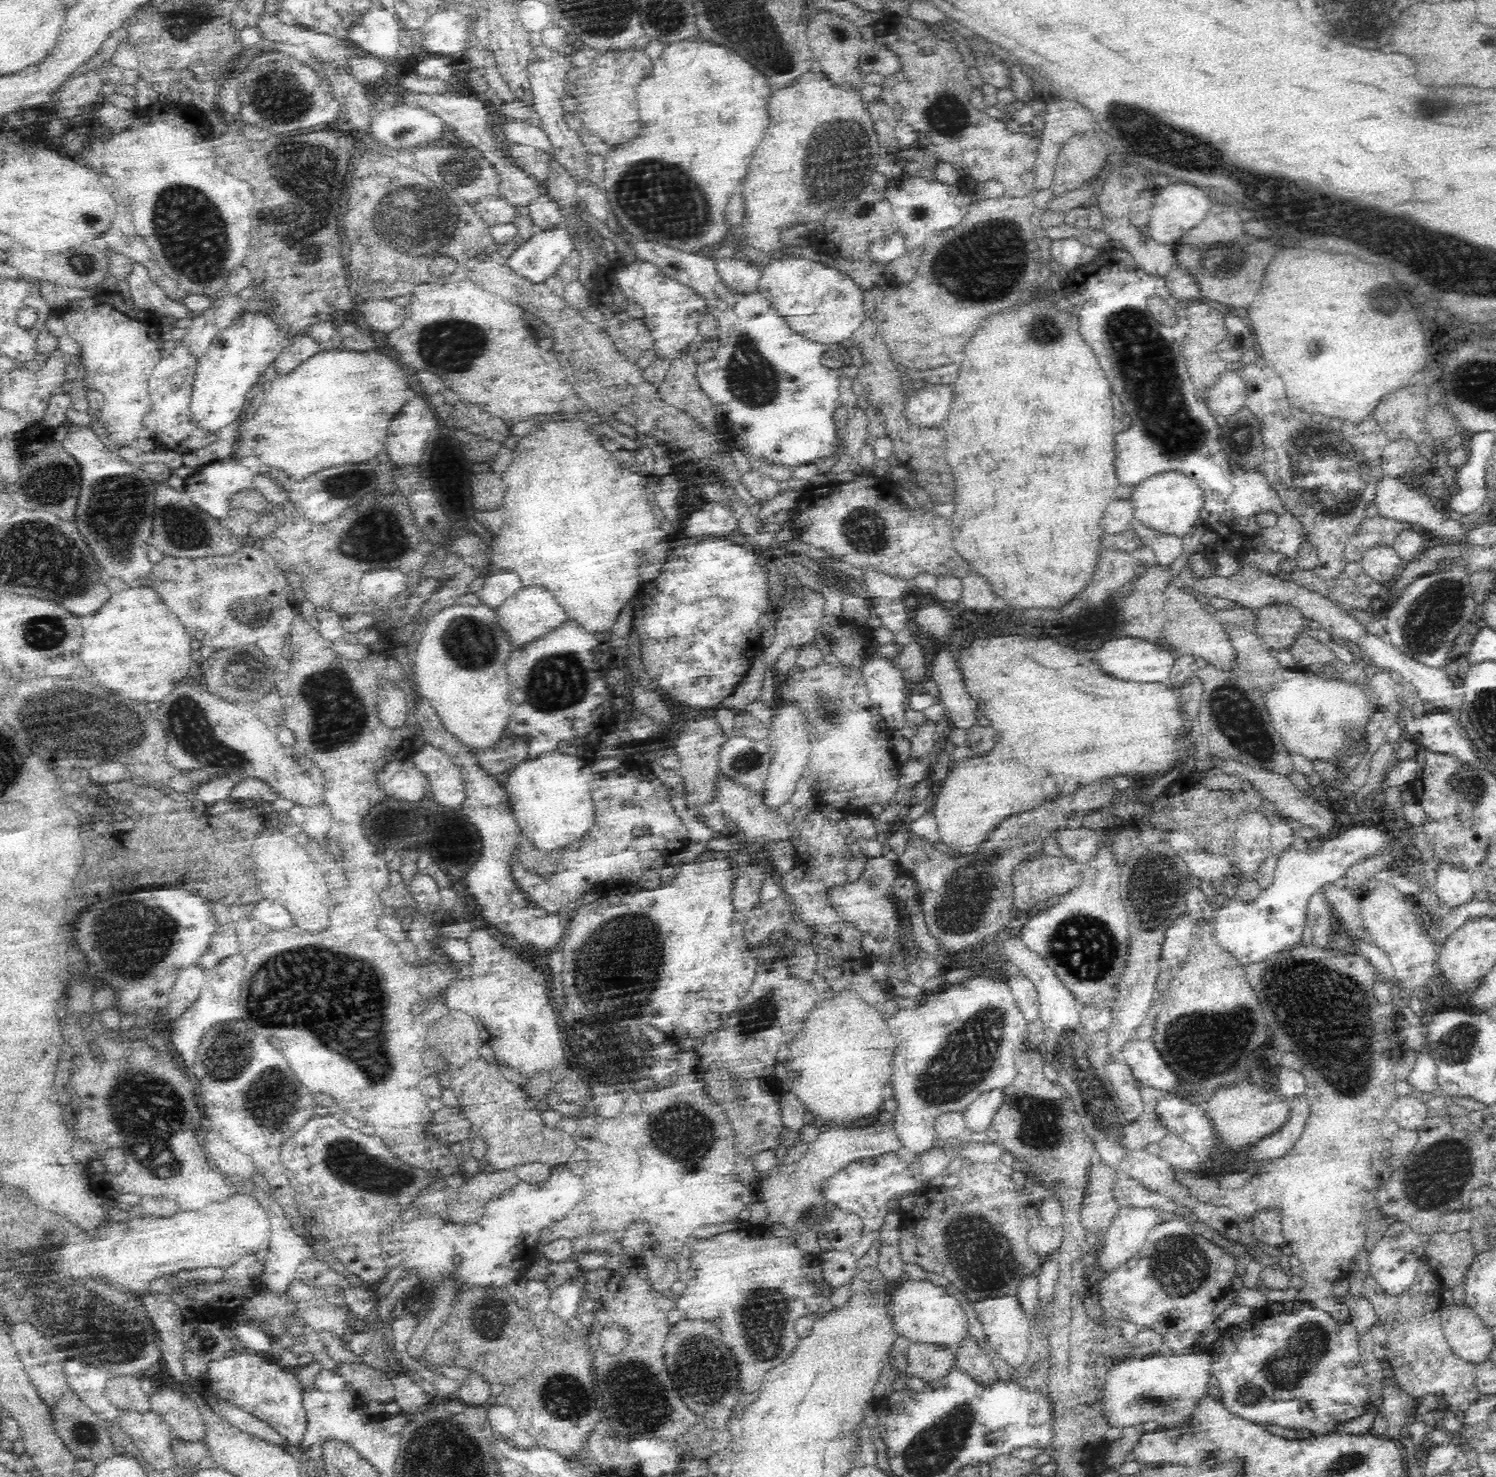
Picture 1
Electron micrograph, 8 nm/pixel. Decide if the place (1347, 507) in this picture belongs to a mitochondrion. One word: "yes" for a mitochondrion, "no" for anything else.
yes

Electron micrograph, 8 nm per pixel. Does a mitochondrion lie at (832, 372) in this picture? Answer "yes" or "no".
no

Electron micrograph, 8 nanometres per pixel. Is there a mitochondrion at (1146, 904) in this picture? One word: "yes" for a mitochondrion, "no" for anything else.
yes

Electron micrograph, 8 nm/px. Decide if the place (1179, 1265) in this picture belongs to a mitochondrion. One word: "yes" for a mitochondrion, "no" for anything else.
yes

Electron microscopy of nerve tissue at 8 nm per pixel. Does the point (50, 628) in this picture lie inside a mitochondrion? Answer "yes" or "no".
yes

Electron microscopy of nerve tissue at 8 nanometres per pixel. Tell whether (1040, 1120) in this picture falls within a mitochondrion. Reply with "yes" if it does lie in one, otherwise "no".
yes

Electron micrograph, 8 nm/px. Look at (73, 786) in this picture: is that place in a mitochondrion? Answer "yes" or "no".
no

